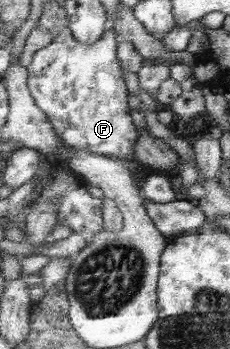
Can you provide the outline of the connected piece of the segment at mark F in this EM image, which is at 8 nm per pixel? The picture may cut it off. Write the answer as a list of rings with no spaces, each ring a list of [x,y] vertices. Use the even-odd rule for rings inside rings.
[[[111,26],[104,36],[94,45],[78,42],[73,31],[68,27],[54,42],[34,54],[29,65],[29,88],[55,127],[63,144],[69,145],[75,152],[86,150],[99,153],[117,160],[130,163],[135,159],[135,143],[139,140],[139,130],[134,126],[133,113],[129,105],[128,89],[122,77],[123,66],[119,60],[119,37]]]

